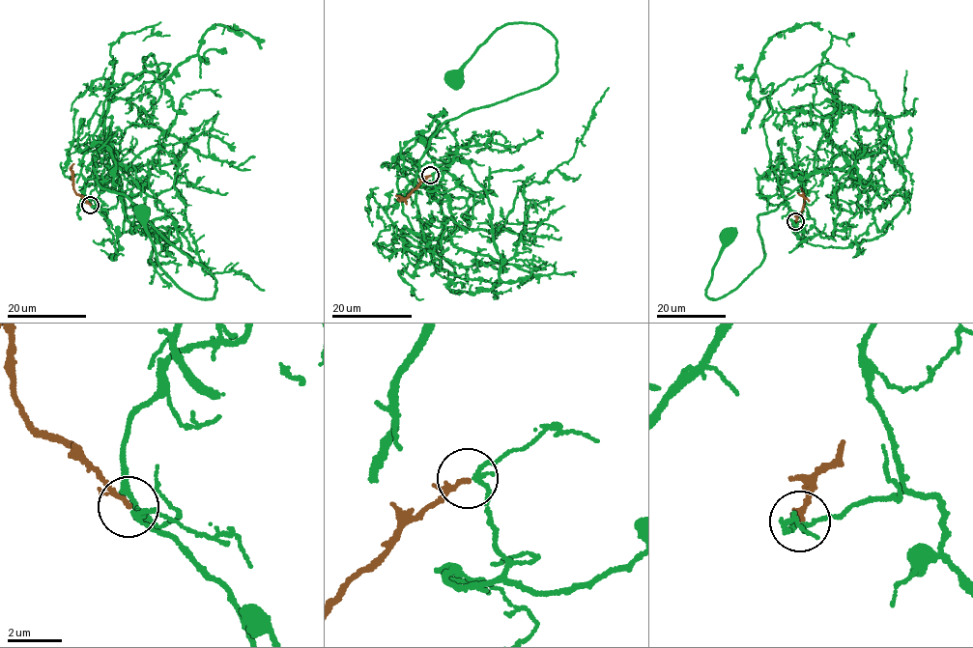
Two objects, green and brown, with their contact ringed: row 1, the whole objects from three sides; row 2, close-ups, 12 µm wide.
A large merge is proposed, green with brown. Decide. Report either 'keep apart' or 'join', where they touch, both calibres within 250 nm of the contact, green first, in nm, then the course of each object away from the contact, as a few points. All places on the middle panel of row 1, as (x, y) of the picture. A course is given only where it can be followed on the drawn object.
join; place (430, 175); calibres 150 and 130 nm; course green (430, 175), (443, 239), (414, 186), (428, 140), (554, 76), (555, 38), (508, 23), (454, 78); course brown (430, 175), (404, 200), (398, 198)

